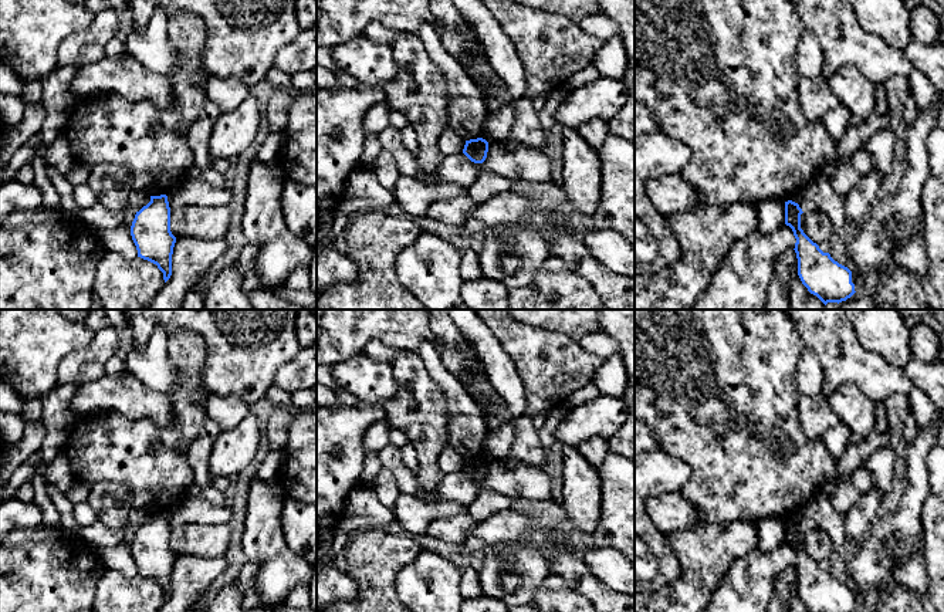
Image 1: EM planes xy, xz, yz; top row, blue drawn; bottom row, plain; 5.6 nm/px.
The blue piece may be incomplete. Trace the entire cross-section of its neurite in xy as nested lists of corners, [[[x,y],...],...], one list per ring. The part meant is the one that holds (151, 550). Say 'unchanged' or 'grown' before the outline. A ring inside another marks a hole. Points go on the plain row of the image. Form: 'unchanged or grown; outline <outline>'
unchanged; outline [[[166,513],[150,514],[150,520],[136,530],[131,554],[138,575],[156,582],[166,601],[172,594],[172,572],[176,561],[170,550],[170,525]]]

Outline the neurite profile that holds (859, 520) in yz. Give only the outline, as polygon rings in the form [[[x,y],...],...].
[[[872,488],[863,493],[860,500],[852,508],[842,514],[847,540],[859,542],[869,538],[869,534],[877,520],[877,511],[884,494]]]

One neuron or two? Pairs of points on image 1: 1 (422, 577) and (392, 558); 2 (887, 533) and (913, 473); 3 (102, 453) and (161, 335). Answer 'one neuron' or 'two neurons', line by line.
1: two neurons
2: one neuron
3: two neurons

